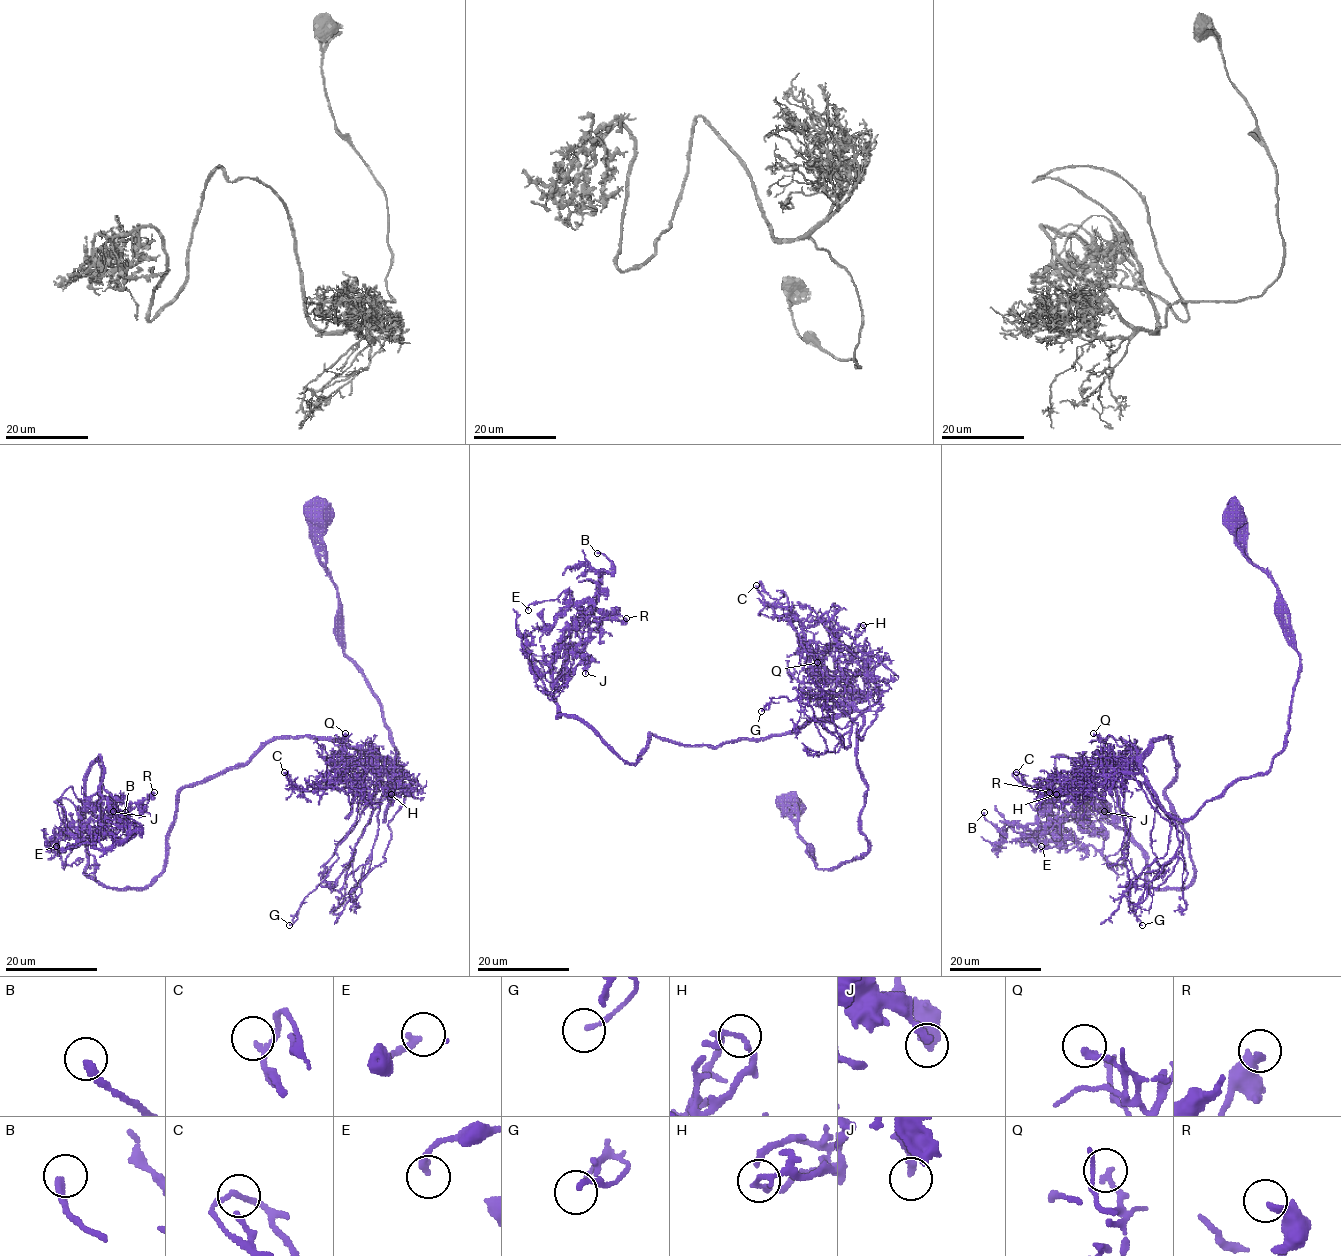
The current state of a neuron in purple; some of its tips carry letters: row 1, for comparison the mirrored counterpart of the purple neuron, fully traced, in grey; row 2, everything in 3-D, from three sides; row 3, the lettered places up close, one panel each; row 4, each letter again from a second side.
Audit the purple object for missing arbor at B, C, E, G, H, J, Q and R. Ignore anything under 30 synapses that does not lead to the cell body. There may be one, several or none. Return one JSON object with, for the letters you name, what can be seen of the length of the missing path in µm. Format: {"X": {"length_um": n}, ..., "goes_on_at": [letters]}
{"goes_on_at": []}

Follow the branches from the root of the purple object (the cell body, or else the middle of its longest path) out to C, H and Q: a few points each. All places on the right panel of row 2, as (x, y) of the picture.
C: (1234, 513), (1234, 537), (1276, 588), (1299, 656), (1272, 766), (1182, 819), (1133, 759), (1041, 790), (1016, 772)
H: (1234, 513), (1234, 537), (1276, 588), (1299, 656), (1283, 749), (1189, 818), (1127, 778), (1056, 794)
Q: (1234, 513), (1299, 656), (1283, 749), (1175, 819), (1142, 766), (1107, 763), (1093, 733)

